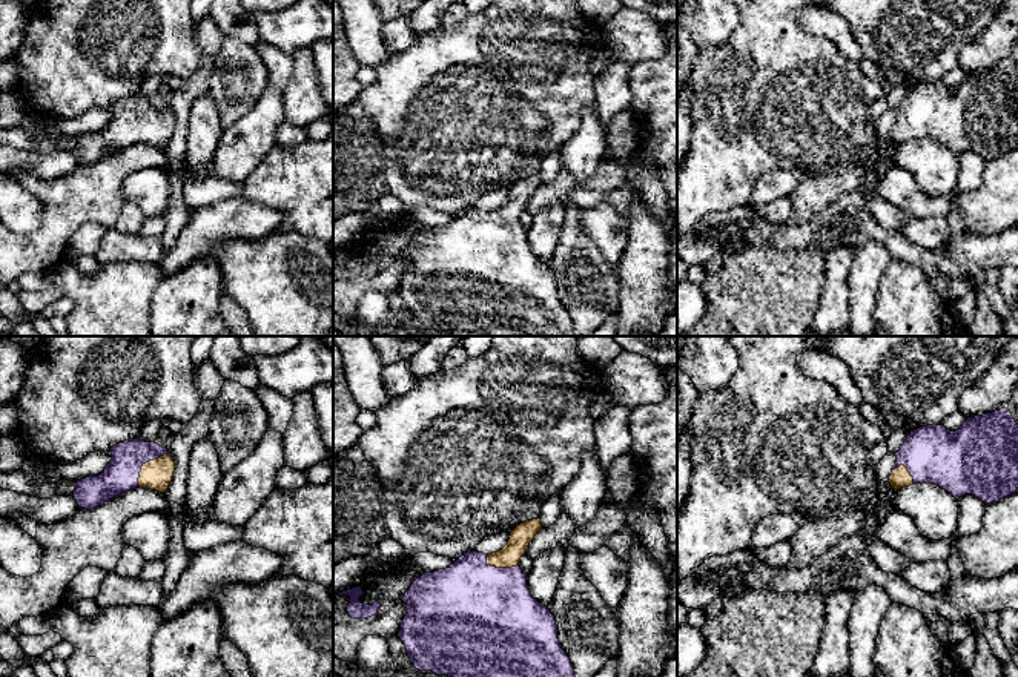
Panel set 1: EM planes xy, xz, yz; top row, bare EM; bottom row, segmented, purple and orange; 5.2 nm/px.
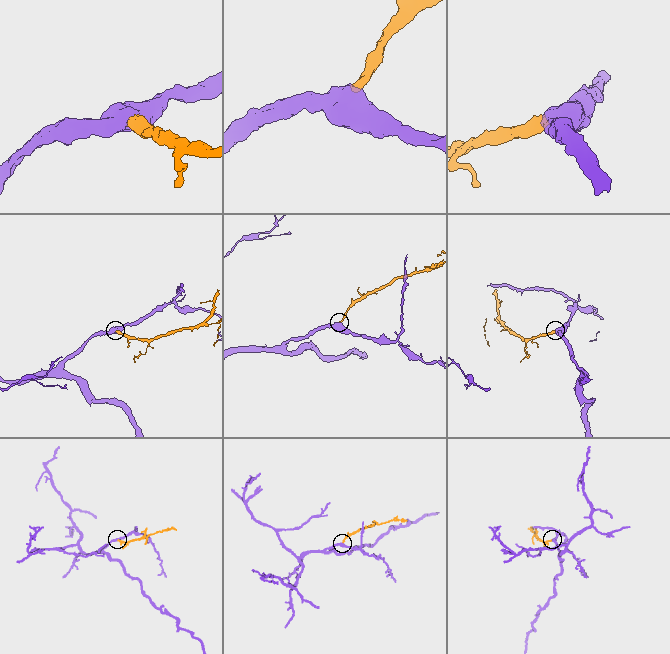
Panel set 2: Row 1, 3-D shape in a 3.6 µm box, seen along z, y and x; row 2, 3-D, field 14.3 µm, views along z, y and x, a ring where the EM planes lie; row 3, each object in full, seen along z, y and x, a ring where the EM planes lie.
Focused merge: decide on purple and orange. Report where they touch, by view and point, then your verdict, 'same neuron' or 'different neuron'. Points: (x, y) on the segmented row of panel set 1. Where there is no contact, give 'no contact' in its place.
xy (148, 461) | same neuron

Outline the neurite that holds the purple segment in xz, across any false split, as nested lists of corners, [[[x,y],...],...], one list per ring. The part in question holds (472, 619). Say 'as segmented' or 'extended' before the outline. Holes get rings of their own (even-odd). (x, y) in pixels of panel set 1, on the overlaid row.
extended | [[[540,519],[527,520],[508,543],[493,554],[467,553],[445,570],[418,577],[402,602],[407,614],[398,637],[419,671],[448,677],[576,677],[548,606],[530,593],[519,562],[542,530]]]

